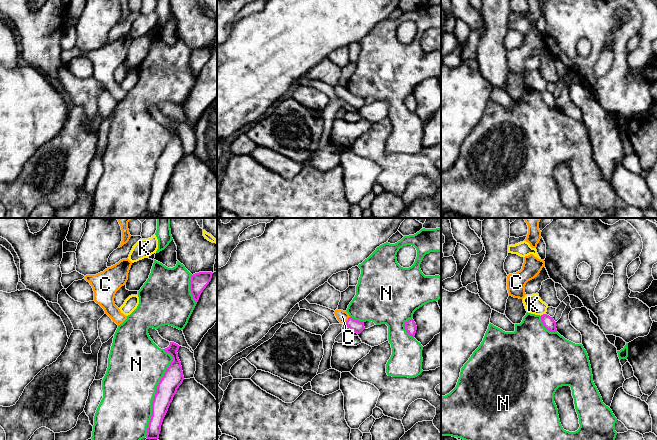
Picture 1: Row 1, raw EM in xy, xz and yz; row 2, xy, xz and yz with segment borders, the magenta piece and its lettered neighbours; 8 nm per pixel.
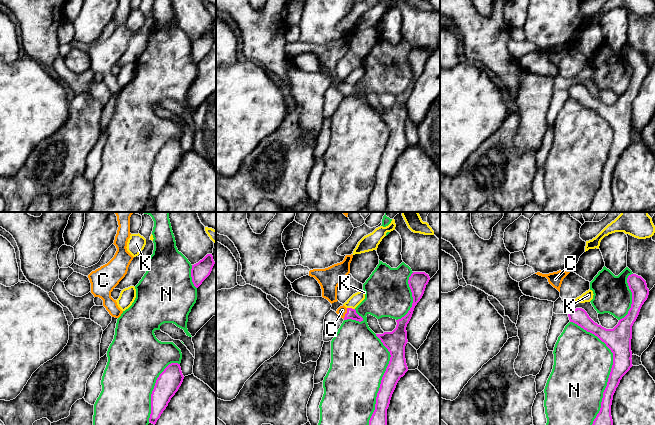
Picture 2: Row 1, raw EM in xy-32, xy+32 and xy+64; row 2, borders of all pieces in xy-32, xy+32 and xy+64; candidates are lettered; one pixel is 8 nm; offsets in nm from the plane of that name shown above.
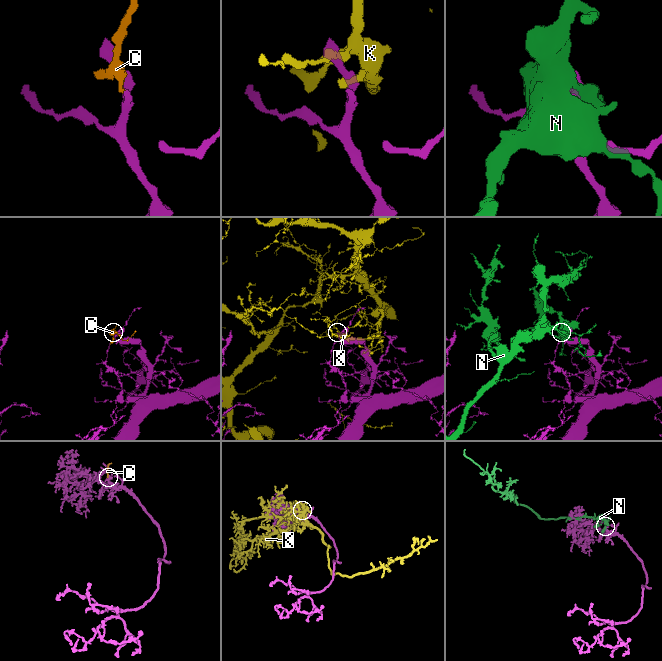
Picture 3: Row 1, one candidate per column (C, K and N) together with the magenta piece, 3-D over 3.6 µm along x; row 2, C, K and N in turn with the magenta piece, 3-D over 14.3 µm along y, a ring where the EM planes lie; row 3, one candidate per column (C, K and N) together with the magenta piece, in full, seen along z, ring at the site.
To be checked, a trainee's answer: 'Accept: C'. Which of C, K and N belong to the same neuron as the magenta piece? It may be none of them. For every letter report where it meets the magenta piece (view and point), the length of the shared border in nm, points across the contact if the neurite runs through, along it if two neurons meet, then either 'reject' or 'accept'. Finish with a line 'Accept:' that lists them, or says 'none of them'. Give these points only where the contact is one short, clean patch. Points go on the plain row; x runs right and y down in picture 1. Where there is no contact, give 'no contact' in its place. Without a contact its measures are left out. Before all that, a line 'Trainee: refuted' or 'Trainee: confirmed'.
Trainee: confirmed
C: contact xz (347, 96); length 80 nm; way xz (357, 102), (347, 96), (342, 92); accept
K: contact yz (543, 90); length 50 nm; border yz (545, 89), (540, 91); reject
N: contact xy (156, 169); length 700 nm; reject
Accept: C

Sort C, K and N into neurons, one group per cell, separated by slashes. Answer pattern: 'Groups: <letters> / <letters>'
Groups: C / K / N

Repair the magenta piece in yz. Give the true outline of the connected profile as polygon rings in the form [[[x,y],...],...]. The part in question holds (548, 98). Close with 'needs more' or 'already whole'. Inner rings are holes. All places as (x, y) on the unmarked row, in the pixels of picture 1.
[[[543,90],[541,91],[541,97],[547,106],[550,108],[557,108],[556,98],[554,97],[553,93],[550,93],[547,90]]]; already whole

